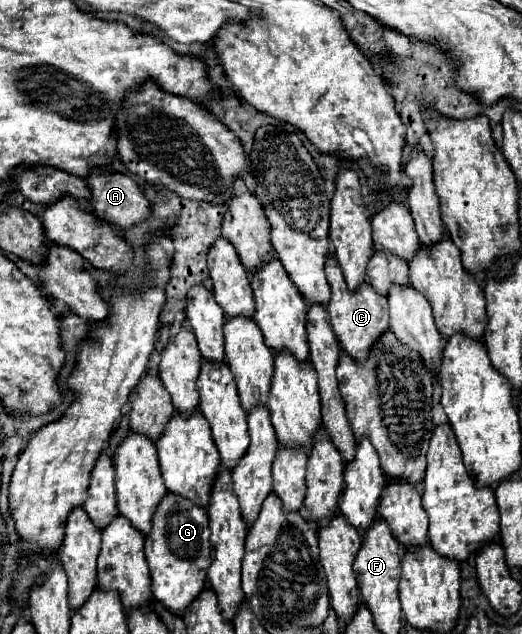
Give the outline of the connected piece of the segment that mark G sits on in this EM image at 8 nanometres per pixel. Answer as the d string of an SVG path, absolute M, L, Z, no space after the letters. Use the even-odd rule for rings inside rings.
M168 492L156 506L152 516L152 530L144 536L144 552L150 566L154 598L176 614L186 612L190 602L206 586L206 570L212 562L208 534L206 510L186 500L184 496Z

